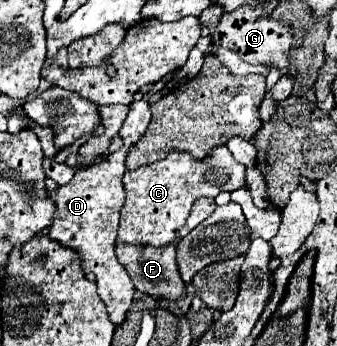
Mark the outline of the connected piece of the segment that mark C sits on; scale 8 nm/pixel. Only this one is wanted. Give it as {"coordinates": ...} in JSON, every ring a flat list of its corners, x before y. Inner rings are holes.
{"coordinates":[[217,146,203,160,193,160,187,152,169,152,165,160,127,170,123,176,127,192,125,206,121,210,121,224,117,242,163,246,175,240,177,228,185,224,193,202,199,196,215,198,219,192,233,192,245,186,245,166,239,164,227,146]]}

